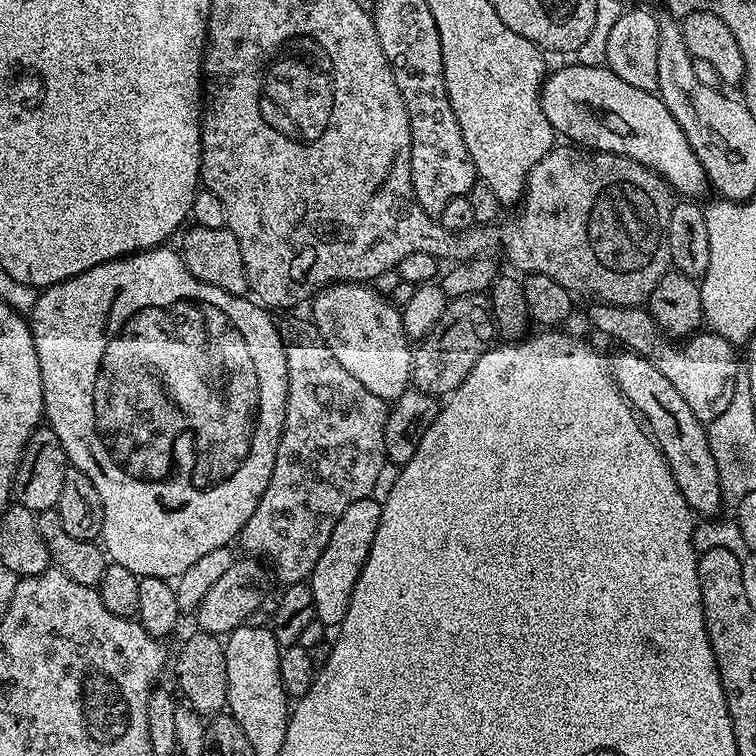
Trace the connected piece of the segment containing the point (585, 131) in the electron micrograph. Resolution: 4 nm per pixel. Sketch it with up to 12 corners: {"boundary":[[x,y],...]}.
{"boundary":[[606,66],[549,75],[553,133],[700,198],[708,176],[656,92]]}

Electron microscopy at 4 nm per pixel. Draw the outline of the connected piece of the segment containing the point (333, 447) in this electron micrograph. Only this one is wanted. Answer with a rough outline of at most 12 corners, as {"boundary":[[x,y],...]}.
{"boundary":[[311,319],[278,327],[286,422],[240,531],[311,577],[386,463],[385,400]]}

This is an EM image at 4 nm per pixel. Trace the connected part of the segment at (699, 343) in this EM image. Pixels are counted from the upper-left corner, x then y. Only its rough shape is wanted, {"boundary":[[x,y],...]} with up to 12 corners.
{"boundary":[[599,302],[588,316],[666,374],[705,426],[733,407],[733,341],[680,343],[647,307]]}

